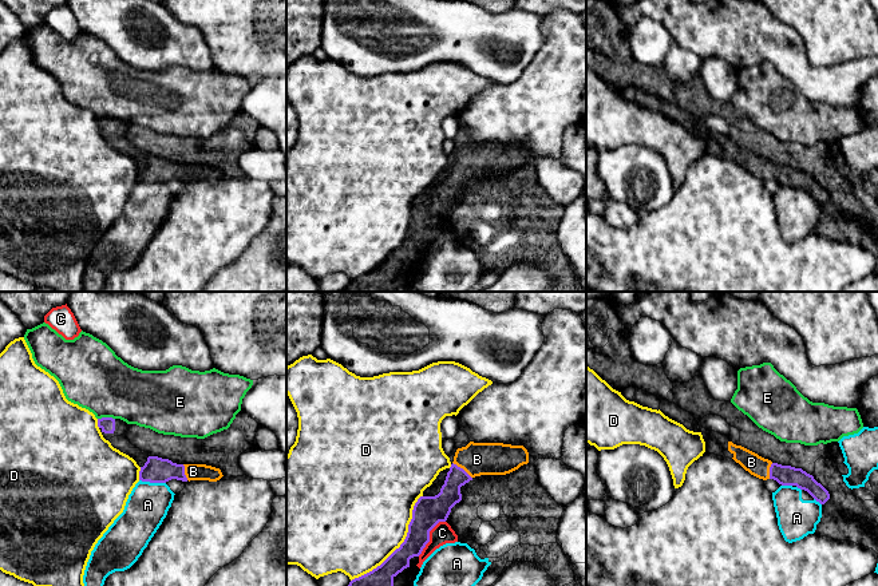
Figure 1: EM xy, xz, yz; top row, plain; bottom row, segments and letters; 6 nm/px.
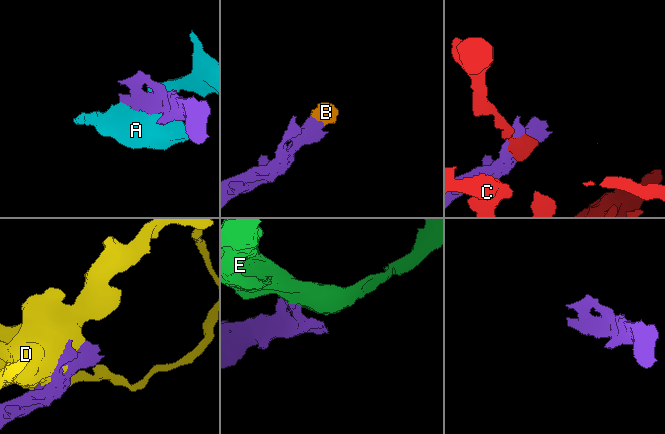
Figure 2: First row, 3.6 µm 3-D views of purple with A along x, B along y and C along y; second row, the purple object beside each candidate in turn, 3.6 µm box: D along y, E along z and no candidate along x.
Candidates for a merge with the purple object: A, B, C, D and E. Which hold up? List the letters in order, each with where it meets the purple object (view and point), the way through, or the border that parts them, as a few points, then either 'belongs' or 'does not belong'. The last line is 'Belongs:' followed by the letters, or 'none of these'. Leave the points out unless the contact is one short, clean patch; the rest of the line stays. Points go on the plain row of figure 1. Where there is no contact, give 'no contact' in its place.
A: contact xy (153, 182); does not belong
B: contact xz (462, 169); way xz (450, 194), (453, 182), (462, 169), (469, 162), (477, 159); belongs
C: contact xz (428, 237); does not belong
D: contact xz (400, 245); does not belong
E: contact xy (106, 118); border xy (114, 118), (98, 119); does not belong
Belongs: B

